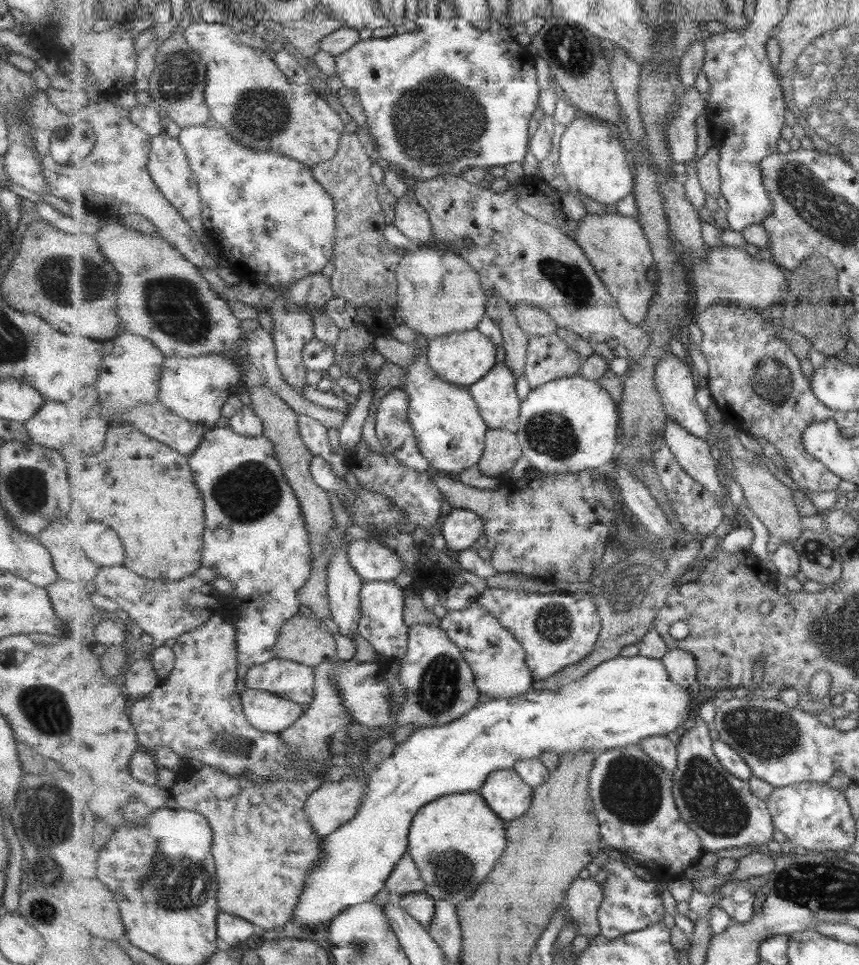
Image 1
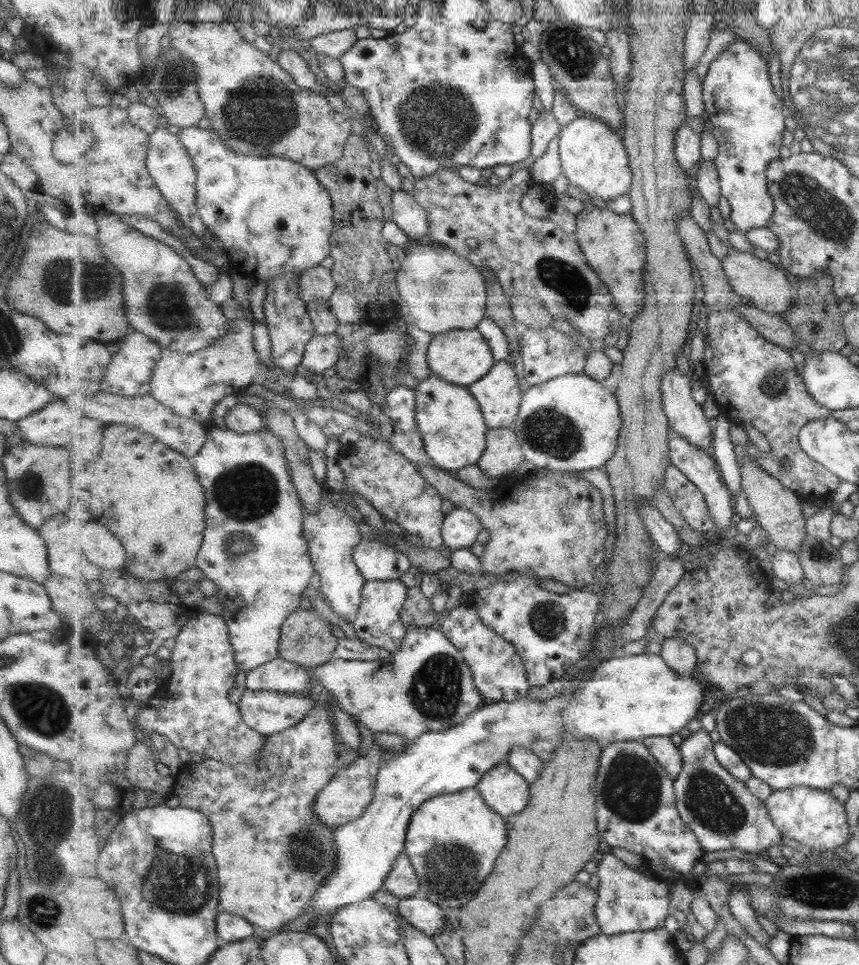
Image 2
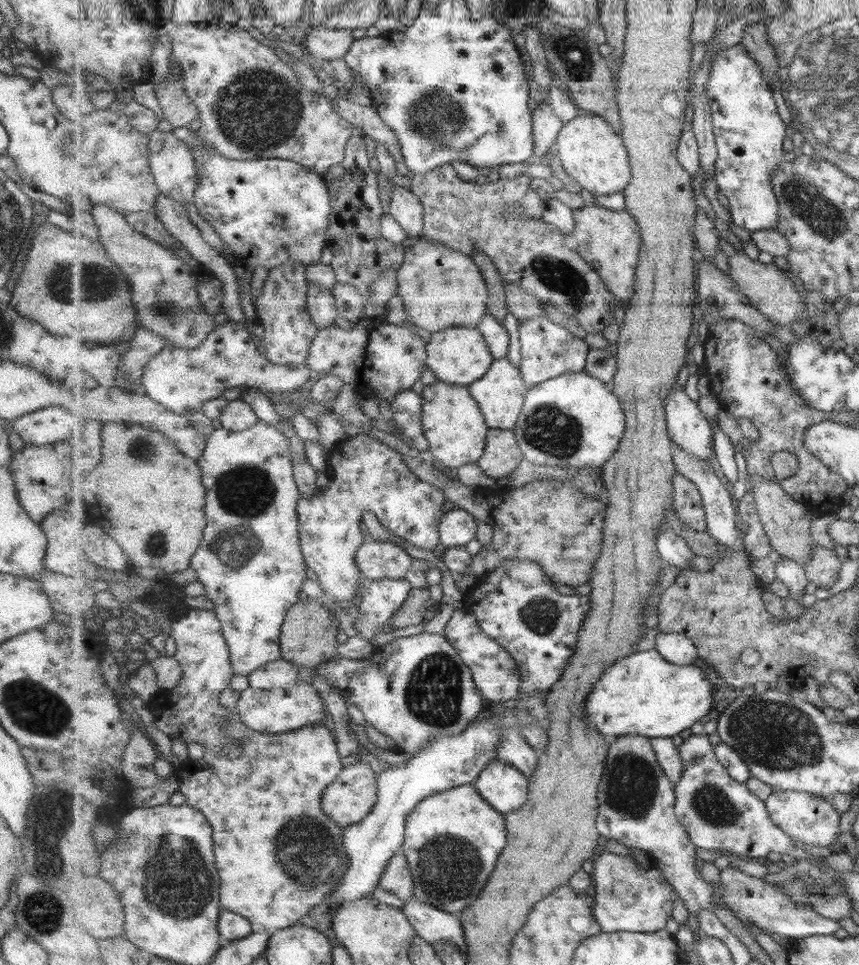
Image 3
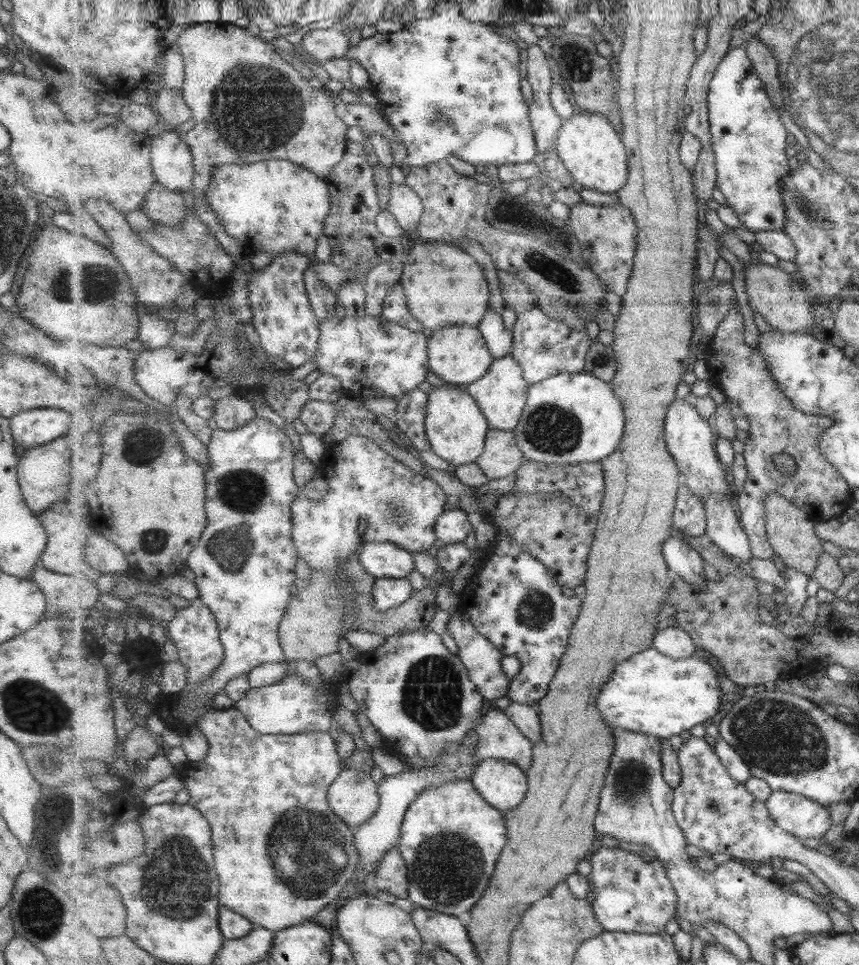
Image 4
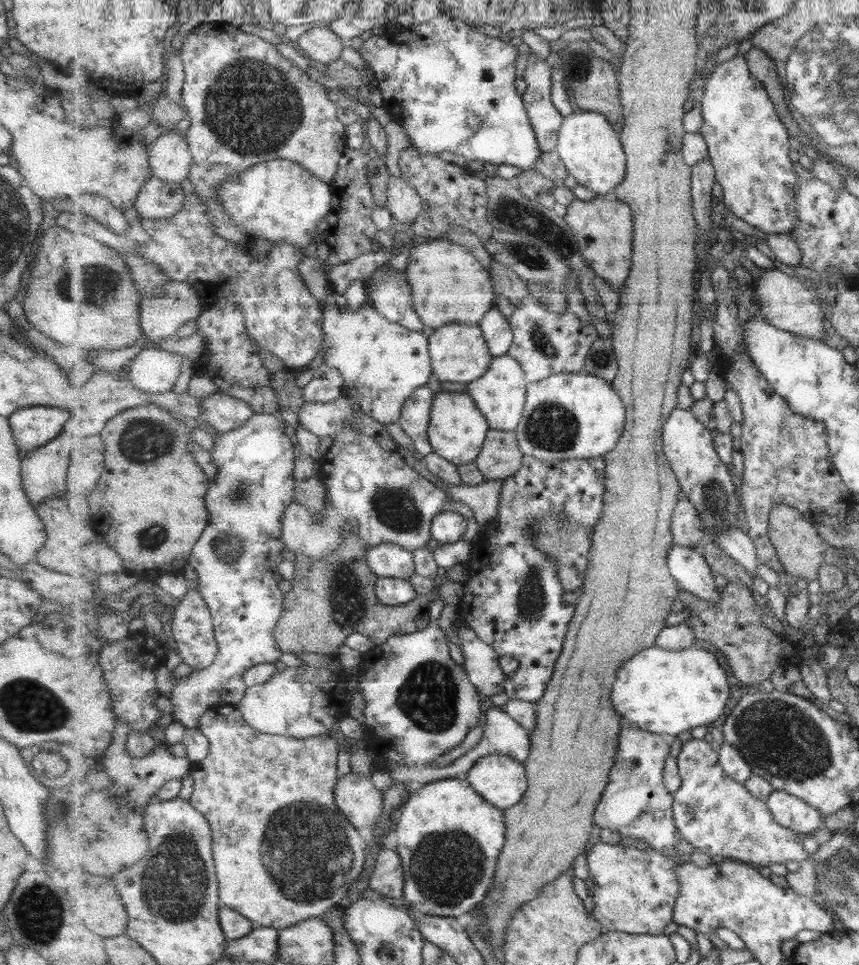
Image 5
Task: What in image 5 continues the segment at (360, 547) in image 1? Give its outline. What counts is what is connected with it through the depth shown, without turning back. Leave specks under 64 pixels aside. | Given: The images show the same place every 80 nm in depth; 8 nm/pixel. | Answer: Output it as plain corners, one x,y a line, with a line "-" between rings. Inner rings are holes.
383,543
369,548
366,553
371,570
379,577
410,579
415,574
413,554
398,545

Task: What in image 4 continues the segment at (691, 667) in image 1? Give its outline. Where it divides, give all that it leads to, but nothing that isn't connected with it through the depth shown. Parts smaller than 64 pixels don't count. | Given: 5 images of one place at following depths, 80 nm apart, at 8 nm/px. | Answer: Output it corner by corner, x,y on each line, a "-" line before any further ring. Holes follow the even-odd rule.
664,624
654,636
653,646
673,658
687,658
697,652
691,635
681,627

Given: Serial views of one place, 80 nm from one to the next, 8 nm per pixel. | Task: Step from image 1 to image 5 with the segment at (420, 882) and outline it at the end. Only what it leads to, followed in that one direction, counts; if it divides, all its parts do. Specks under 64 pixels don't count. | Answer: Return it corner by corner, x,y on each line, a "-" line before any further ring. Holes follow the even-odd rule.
382,847
376,858
374,873
369,878
369,888
377,890
381,897
391,897
396,899
404,898
405,890
405,871
402,865
401,857
397,850
390,850
389,848

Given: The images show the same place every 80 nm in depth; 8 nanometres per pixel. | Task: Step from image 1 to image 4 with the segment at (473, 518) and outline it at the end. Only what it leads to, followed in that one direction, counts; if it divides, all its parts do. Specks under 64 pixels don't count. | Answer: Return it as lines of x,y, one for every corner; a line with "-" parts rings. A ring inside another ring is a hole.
450,508
438,518
435,532
438,535
439,545
454,545
465,543
469,532
473,530
467,513
461,508

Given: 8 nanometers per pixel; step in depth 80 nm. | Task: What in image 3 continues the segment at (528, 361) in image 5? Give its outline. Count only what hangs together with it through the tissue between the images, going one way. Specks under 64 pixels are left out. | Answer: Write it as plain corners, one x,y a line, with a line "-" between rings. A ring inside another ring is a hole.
547,315
519,323
520,331
520,369
526,384
530,387
540,382
550,381
565,373
578,373
586,369
590,347
587,342
577,338
563,326
552,322

